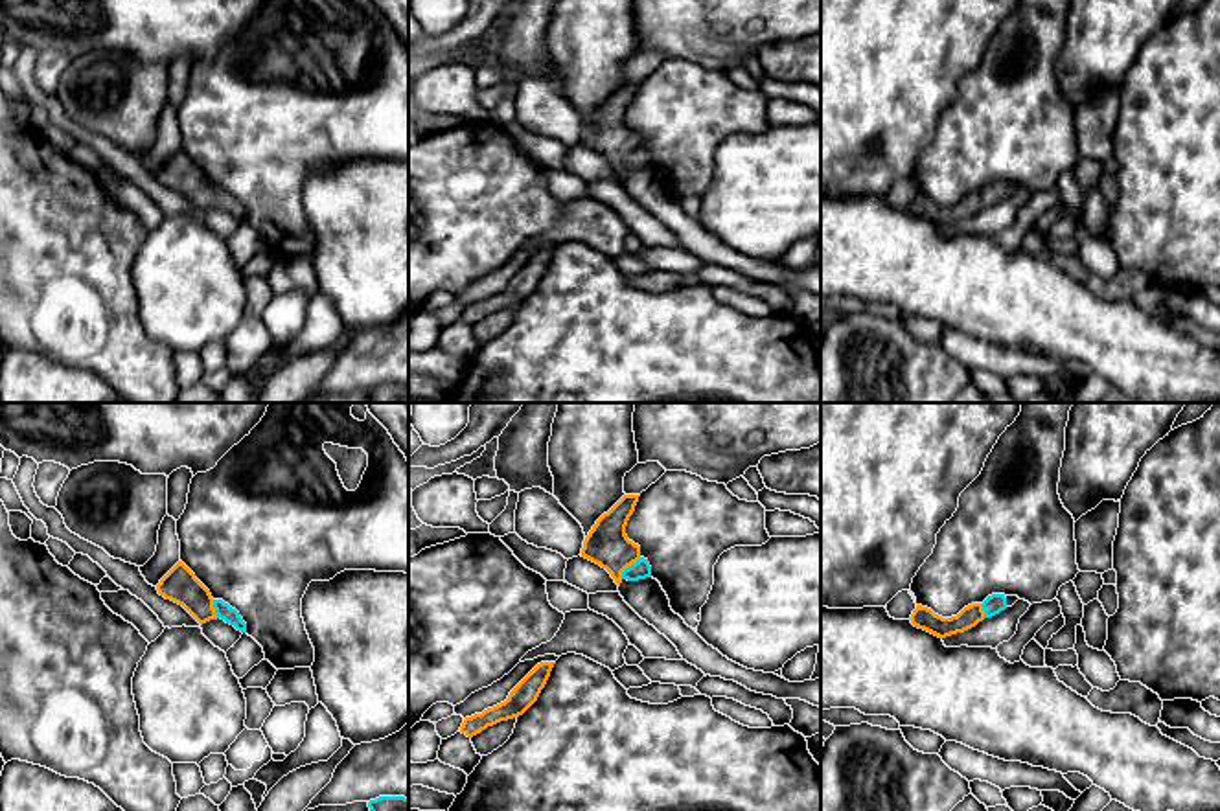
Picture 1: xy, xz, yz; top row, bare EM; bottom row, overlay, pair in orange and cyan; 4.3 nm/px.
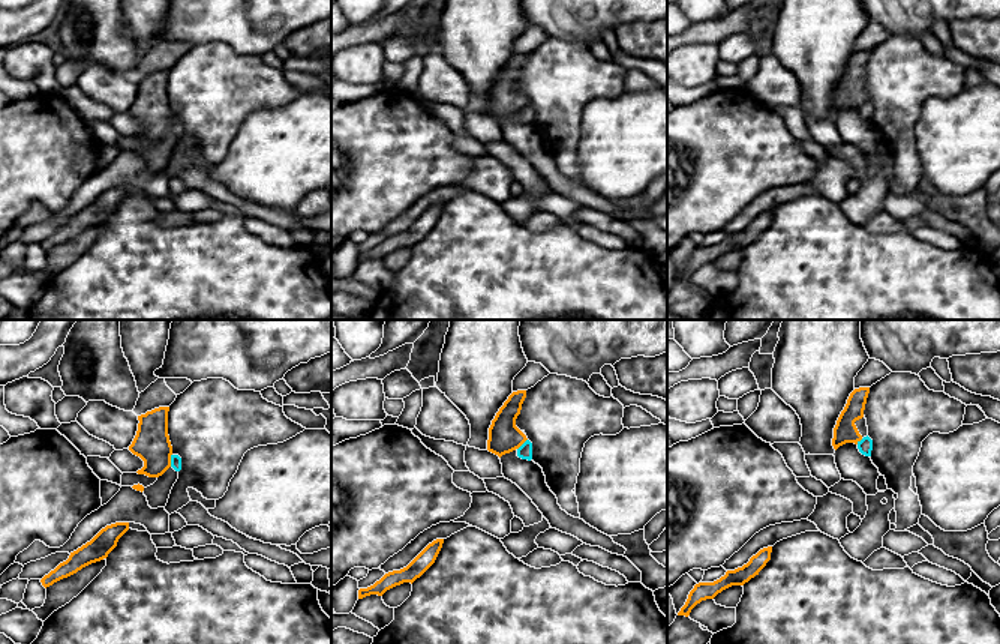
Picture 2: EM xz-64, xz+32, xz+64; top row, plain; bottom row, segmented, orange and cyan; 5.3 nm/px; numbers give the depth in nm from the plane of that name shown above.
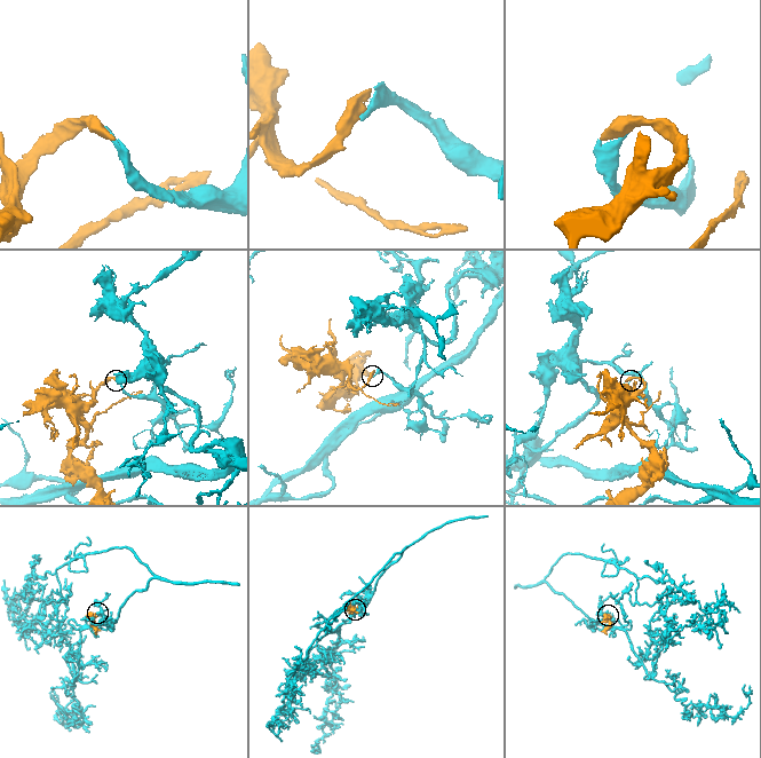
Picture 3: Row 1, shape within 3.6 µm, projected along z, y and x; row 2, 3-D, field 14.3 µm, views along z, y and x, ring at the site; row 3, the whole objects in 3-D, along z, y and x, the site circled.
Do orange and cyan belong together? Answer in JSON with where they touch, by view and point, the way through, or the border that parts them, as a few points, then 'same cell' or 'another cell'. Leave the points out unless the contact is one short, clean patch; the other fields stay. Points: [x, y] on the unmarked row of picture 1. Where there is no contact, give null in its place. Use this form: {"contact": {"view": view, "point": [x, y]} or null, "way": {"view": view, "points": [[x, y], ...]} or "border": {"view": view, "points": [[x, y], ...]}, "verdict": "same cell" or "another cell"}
{"contact": {"view": "xz", "point": [628, 153]}, "way": {"view": "xz", "points": [[606, 133], [628, 153], [641, 157]]}, "verdict": "same cell"}

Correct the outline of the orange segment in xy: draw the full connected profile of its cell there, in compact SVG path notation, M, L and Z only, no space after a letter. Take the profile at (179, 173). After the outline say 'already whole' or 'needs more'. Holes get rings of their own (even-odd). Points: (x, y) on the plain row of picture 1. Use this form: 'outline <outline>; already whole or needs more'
outline M182 149L160 167L156 178L166 188L182 193L201 213L221 206L237 219L247 221L247 211L239 200L223 188L213 188L210 178Z; needs more

